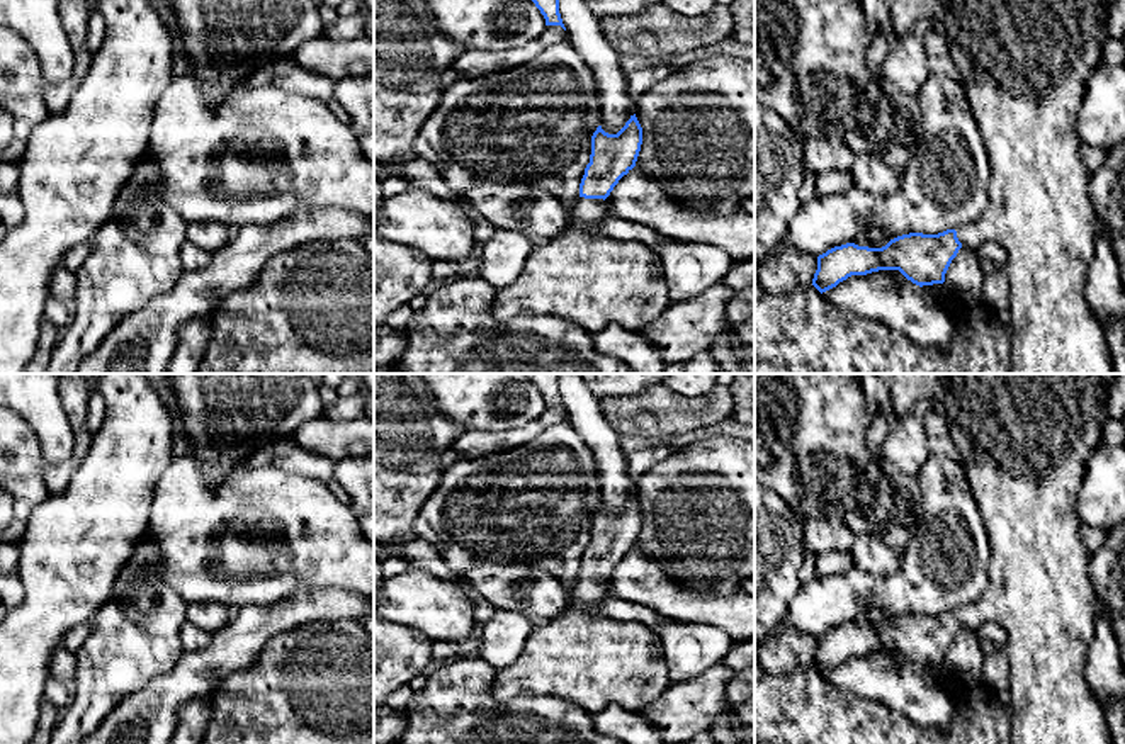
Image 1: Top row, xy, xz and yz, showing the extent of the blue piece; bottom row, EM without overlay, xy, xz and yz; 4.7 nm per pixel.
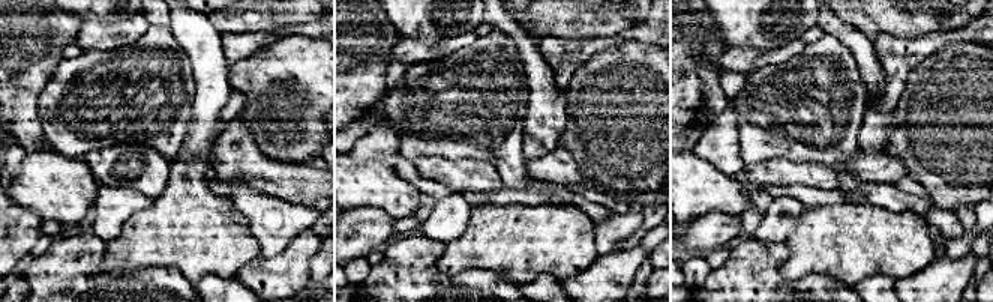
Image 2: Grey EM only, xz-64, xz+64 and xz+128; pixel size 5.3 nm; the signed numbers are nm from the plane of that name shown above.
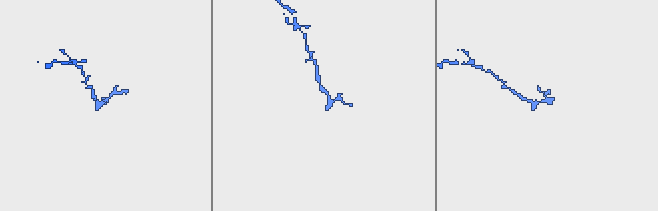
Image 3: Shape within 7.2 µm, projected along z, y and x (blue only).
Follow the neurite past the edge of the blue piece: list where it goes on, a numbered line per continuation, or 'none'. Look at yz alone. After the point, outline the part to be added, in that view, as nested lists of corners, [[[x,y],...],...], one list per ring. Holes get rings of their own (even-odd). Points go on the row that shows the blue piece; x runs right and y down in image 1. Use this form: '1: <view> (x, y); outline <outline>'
1: yz (1023, 63); outline [[[941,0],[936,14],[936,25],[947,36],[962,73],[991,163],[984,214],[955,231],[964,248],[977,250],[986,241],[996,241],[1006,250],[1009,374],[1113,374],[1105,326],[1086,299],[1096,224],[1088,190],[1091,173],[1079,155],[1081,138],[1076,131],[1086,80],[1101,63],[1108,39],[1111,3],[1113,0]]]

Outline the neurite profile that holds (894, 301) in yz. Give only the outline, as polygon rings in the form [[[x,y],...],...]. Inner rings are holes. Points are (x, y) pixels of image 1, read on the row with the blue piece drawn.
[[[902,273],[851,275],[823,292],[823,297],[841,311],[879,321],[926,348],[948,348],[957,336],[955,318],[947,309],[928,306],[921,287]]]

